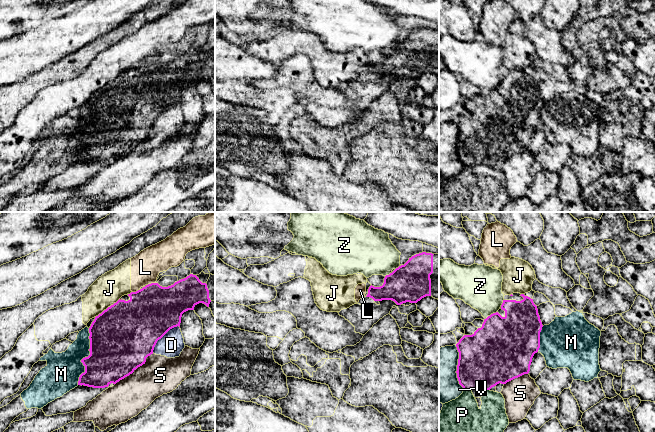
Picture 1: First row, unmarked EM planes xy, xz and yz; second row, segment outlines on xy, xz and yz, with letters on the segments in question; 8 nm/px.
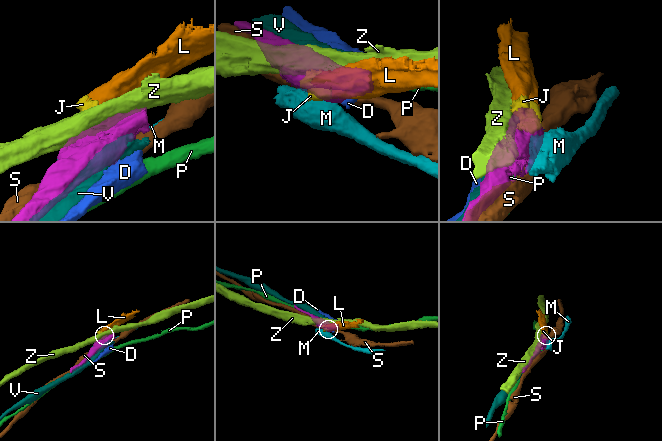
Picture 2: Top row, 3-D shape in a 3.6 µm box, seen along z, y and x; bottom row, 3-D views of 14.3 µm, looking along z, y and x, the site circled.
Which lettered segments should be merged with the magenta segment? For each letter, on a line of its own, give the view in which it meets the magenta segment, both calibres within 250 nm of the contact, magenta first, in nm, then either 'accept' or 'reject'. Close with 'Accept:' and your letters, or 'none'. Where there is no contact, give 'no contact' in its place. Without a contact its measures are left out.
D: meets magenta in xy; 460 nm thick on the magenta side, 200 nm on the other; reject
J: meets magenta in xy; 500 nm thick on the magenta side, 240 nm on the other; reject
L: meets magenta in xy; 400 nm thick on the magenta side, 240 nm on the other; reject
M: meets magenta in xy; 440 nm thick on the magenta side, 280 nm on the other; reject
P: meets magenta in yz; 400 nm thick on the magenta side, 340 nm on the other; reject
S: meets magenta in xy; 480 nm thick on the magenta side, 300 nm on the other; reject
V: meets magenta in yz; 440 nm thick on the magenta side, 300 nm on the other; reject
Z: meets magenta in yz; 440 nm thick on the magenta side, 340 nm on the other; reject
Accept: none

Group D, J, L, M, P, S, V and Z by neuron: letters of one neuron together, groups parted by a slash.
D / J L / M / P / S / V / Z

